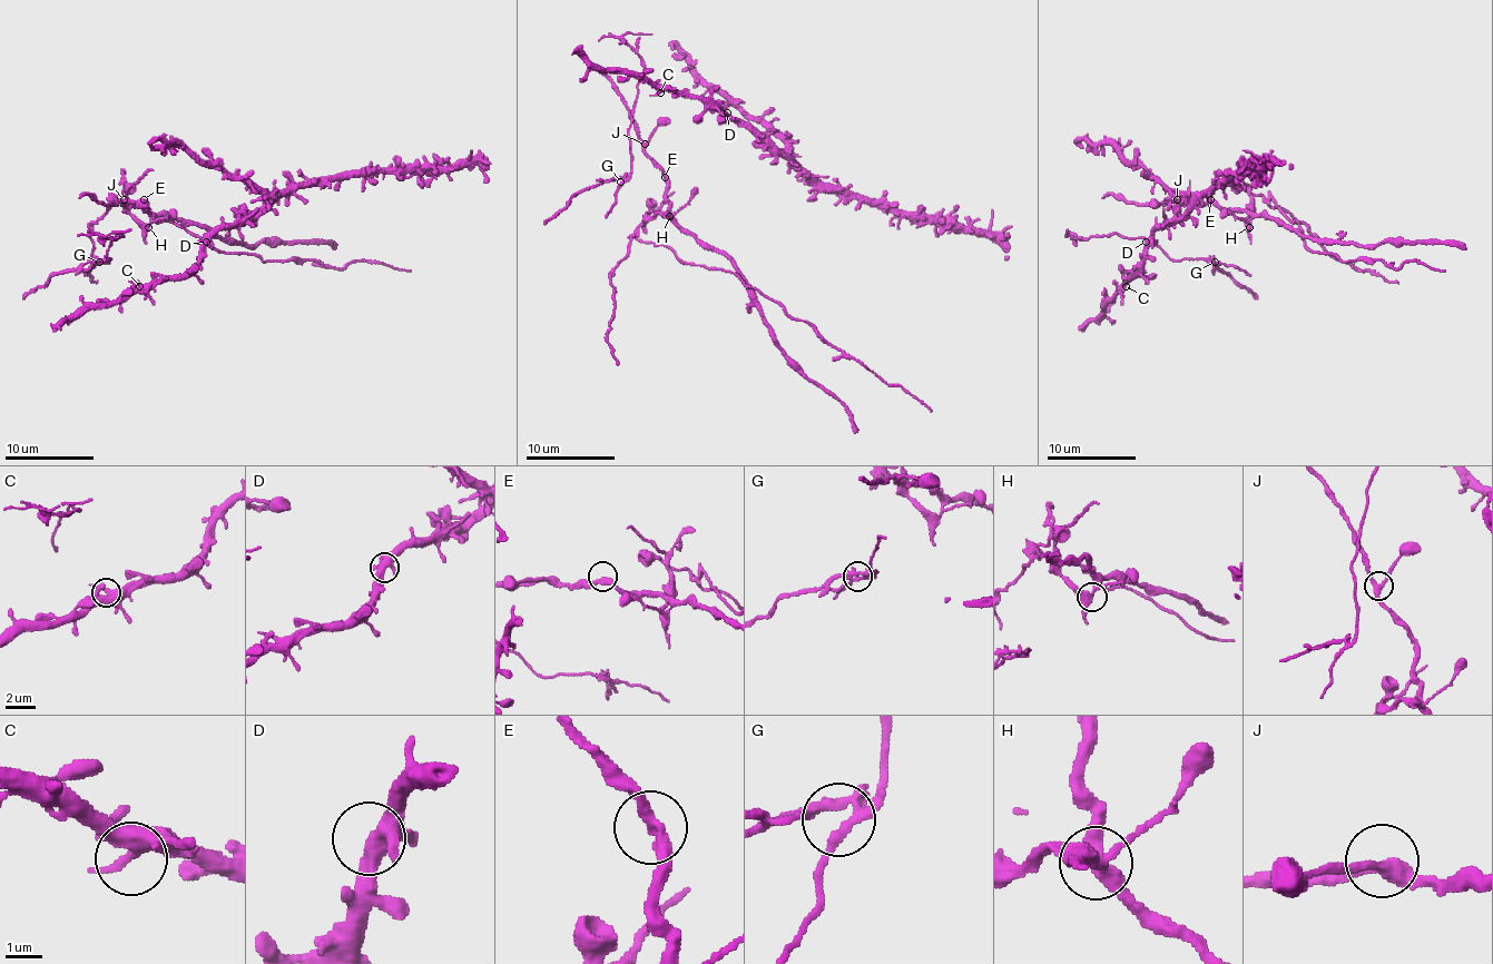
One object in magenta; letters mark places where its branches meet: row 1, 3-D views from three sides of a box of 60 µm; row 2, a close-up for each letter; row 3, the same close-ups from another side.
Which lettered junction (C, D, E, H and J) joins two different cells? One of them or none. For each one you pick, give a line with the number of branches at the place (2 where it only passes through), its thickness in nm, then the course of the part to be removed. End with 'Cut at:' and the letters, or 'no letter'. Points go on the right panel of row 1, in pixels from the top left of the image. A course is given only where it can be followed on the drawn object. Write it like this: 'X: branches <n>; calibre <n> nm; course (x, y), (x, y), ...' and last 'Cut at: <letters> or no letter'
H: branches 4; calibre 320 nm; course (1250, 226), (1253, 197), (1264, 195), (1312, 251), (1445, 271)
Cut at: H

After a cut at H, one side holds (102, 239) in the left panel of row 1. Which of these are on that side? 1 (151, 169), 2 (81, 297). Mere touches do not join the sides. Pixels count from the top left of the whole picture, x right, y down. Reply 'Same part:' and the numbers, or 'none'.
Same part: 1

